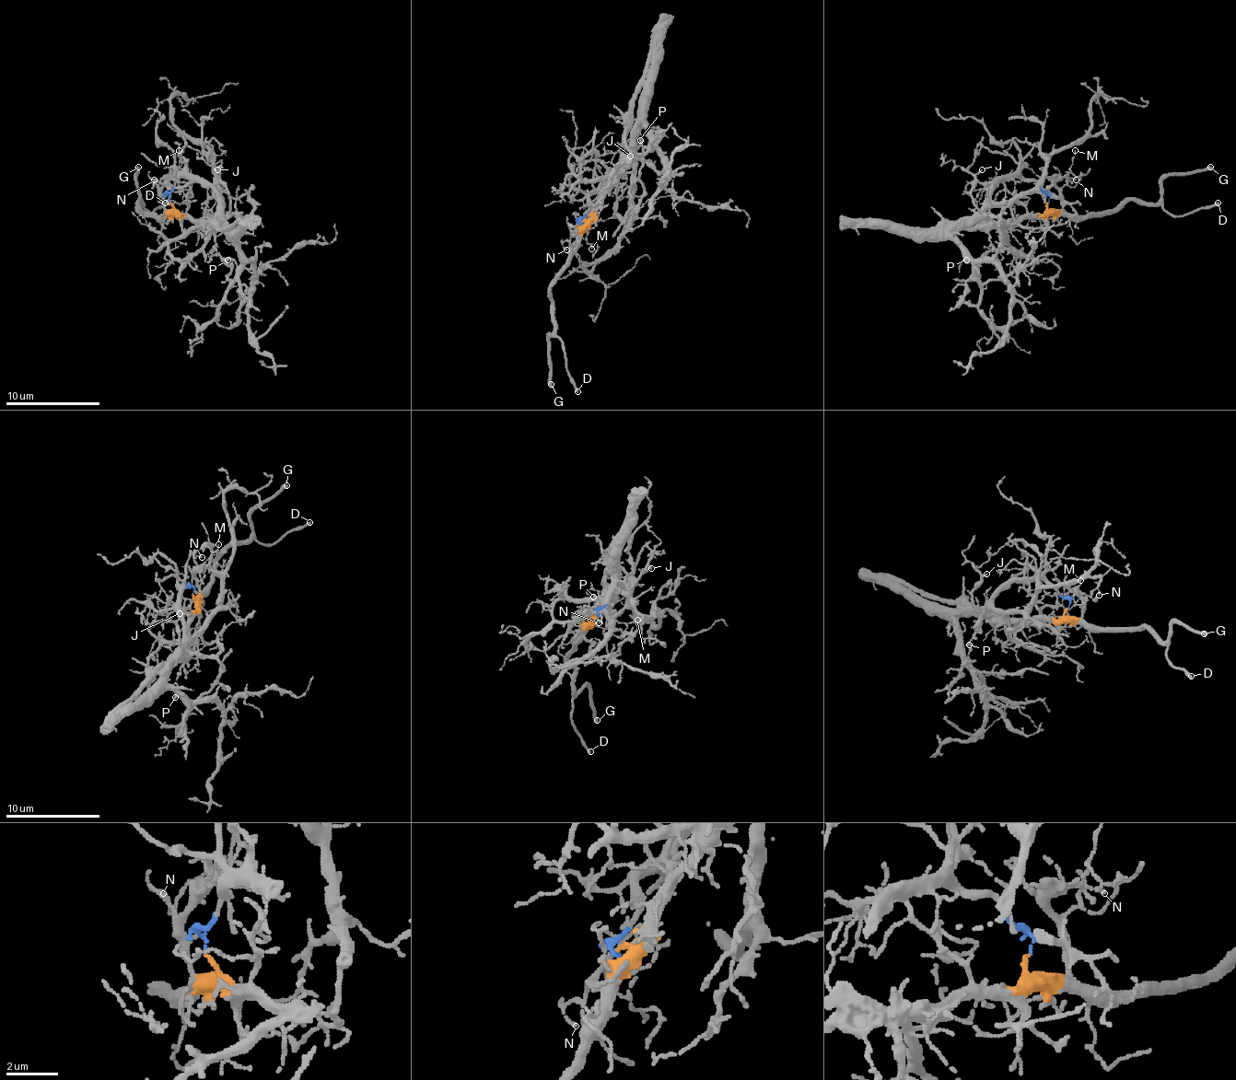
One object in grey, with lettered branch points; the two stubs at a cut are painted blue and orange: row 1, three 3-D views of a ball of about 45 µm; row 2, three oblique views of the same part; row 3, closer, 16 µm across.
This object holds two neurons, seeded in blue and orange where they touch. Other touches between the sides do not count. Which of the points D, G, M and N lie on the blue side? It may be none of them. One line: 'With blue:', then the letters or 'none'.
With blue: none

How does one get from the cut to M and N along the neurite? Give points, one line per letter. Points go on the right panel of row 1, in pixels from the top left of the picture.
M: (1048, 202), (1051, 209), (1062, 206), (1055, 183), (1066, 173), (1074, 150)
N: (1048, 202), (1051, 209), (1060, 209), (1062, 204), (1060, 190), (1069, 178), (1077, 180)

